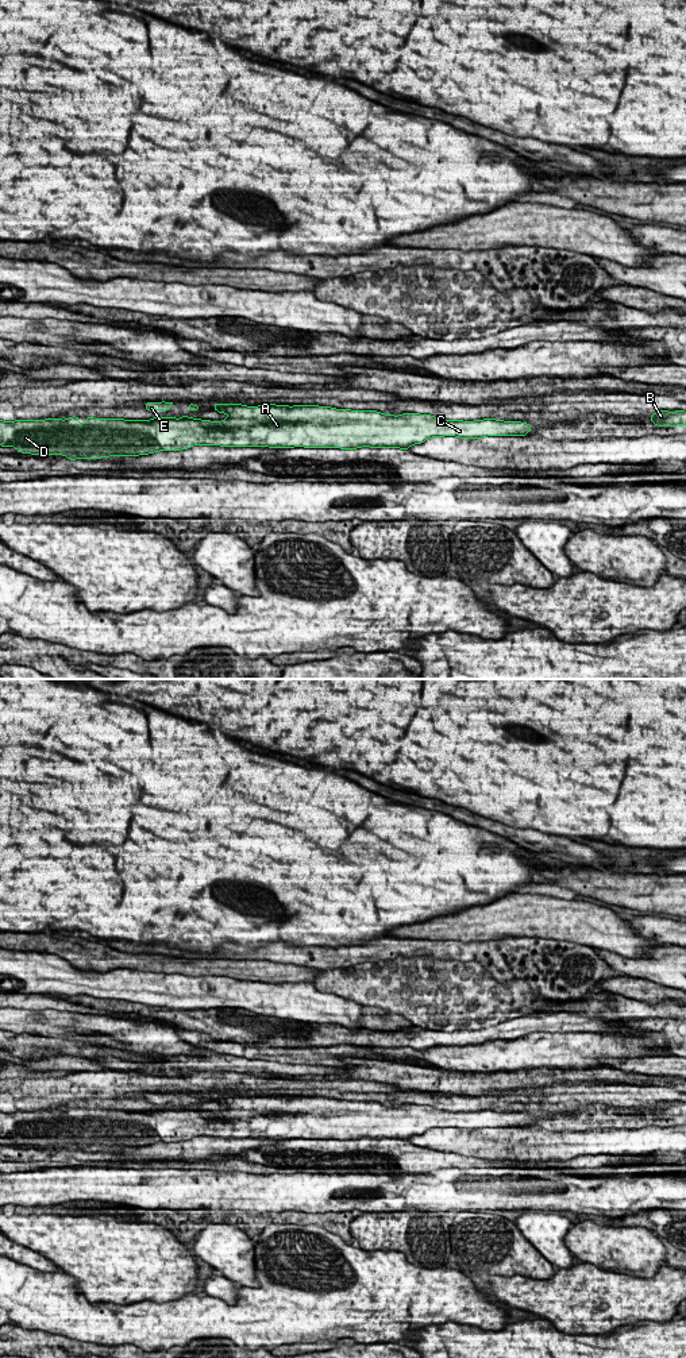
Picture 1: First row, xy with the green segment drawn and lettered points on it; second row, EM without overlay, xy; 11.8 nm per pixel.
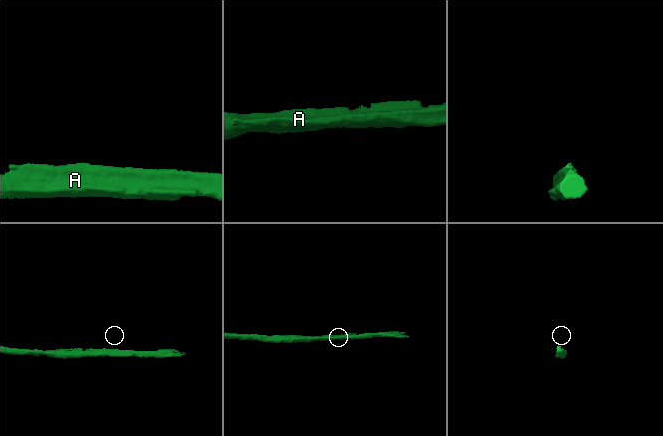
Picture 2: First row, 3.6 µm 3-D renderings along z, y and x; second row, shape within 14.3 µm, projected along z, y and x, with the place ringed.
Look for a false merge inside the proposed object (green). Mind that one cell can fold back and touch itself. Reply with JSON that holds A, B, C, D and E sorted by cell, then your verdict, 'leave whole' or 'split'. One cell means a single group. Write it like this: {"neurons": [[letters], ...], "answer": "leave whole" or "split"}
{"neurons": [["A", "B", "C", "D", "E"]], "answer": "leave whole"}

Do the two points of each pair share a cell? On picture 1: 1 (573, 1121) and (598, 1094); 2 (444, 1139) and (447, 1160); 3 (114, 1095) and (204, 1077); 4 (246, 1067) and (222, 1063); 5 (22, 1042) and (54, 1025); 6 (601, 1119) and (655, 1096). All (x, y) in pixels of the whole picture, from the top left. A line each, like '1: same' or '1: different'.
1: different
2: different
3: same
4: same
5: different
6: different

